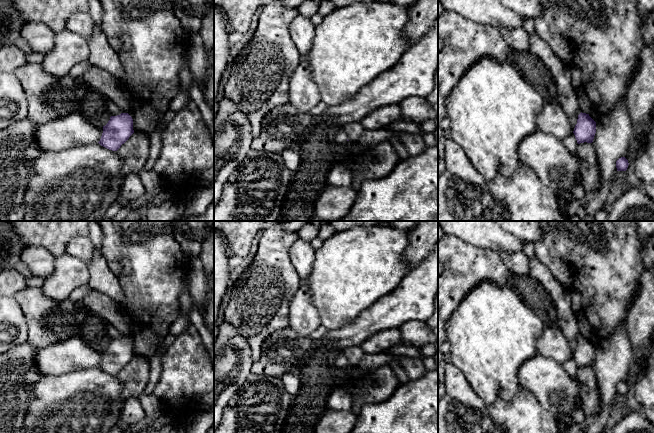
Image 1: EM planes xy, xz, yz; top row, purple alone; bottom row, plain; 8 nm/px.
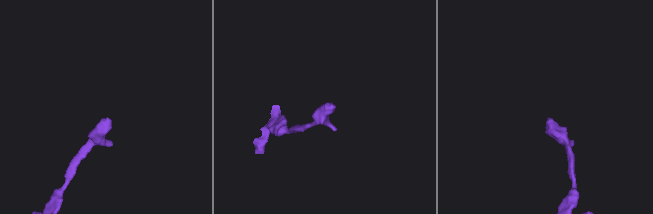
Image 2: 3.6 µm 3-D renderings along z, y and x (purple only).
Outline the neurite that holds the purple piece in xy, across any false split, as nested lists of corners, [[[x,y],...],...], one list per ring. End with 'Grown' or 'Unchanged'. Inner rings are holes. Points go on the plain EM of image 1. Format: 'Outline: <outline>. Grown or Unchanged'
Outline: [[[121,337],[111,340],[108,347],[103,350],[103,357],[98,367],[109,374],[117,375],[133,357],[132,341],[128,337]]]. Unchanged

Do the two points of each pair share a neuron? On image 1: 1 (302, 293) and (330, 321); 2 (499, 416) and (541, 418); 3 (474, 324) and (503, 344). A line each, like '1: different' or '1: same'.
1: different
2: same
3: same

